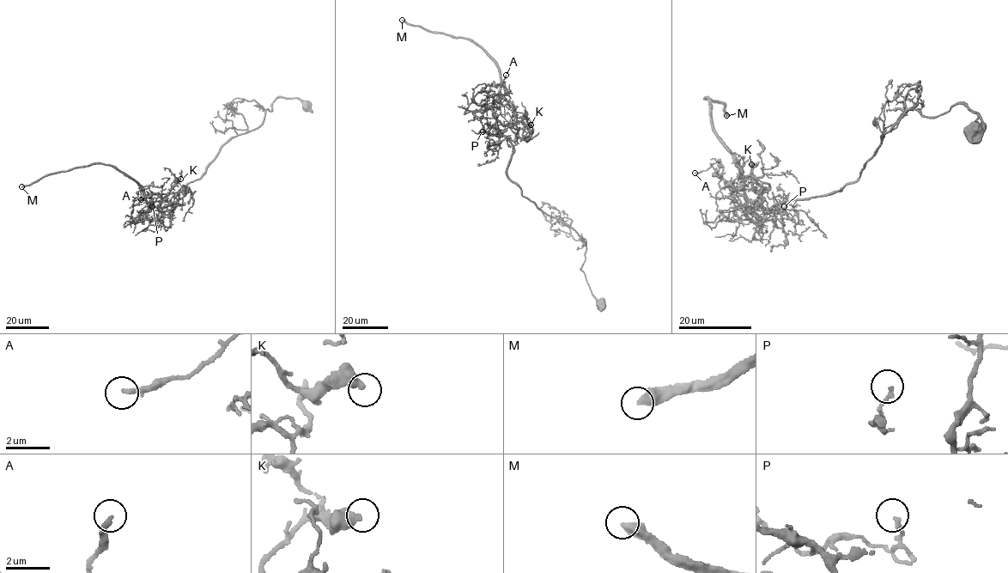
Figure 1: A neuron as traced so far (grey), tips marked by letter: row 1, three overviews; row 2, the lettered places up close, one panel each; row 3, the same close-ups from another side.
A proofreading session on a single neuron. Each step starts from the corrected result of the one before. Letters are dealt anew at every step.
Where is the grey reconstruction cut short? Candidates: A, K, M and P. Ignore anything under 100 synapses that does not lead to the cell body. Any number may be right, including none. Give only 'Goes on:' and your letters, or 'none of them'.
Goes on: M

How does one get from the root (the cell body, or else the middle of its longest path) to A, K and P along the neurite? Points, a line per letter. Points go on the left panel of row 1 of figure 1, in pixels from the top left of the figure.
A: (306, 107), (276, 99), (185, 195), (132, 206), (139, 191), (141, 199)
K: (306, 107), (296, 98), (276, 99), (262, 123), (232, 137), (185, 195), (160, 207), (180, 179)
P: (306, 107), (276, 99), (185, 195), (147, 213), (152, 206)

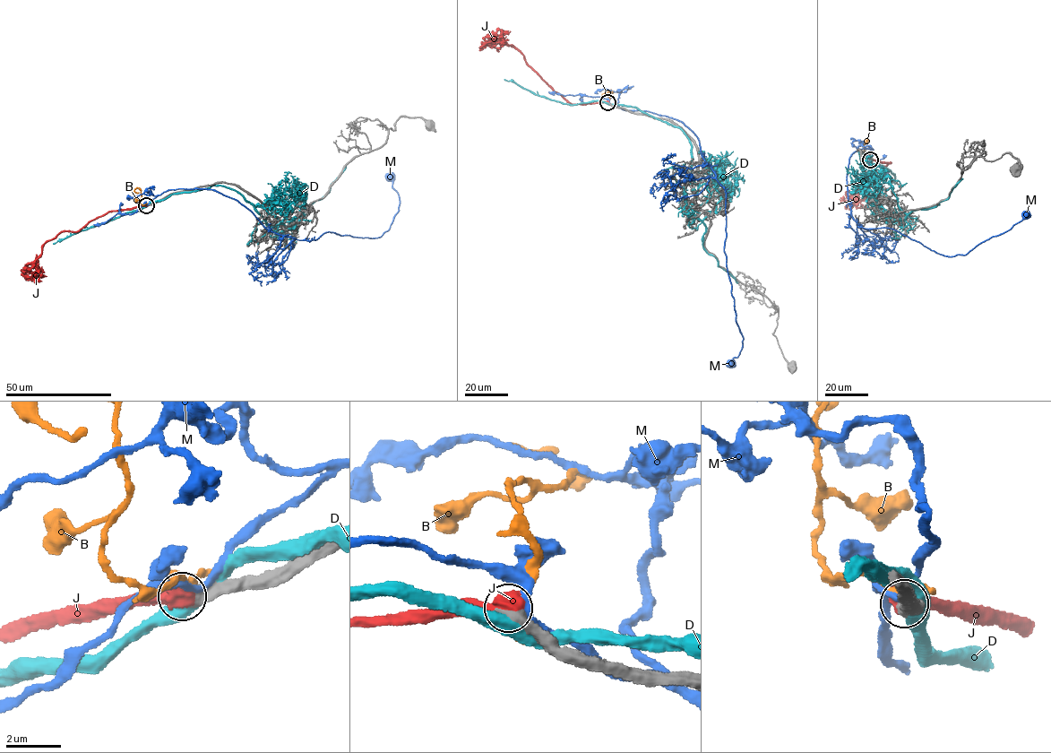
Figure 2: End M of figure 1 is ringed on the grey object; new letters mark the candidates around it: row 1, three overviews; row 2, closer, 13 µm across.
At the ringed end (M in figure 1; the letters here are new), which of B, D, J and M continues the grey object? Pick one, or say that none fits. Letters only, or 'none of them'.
J

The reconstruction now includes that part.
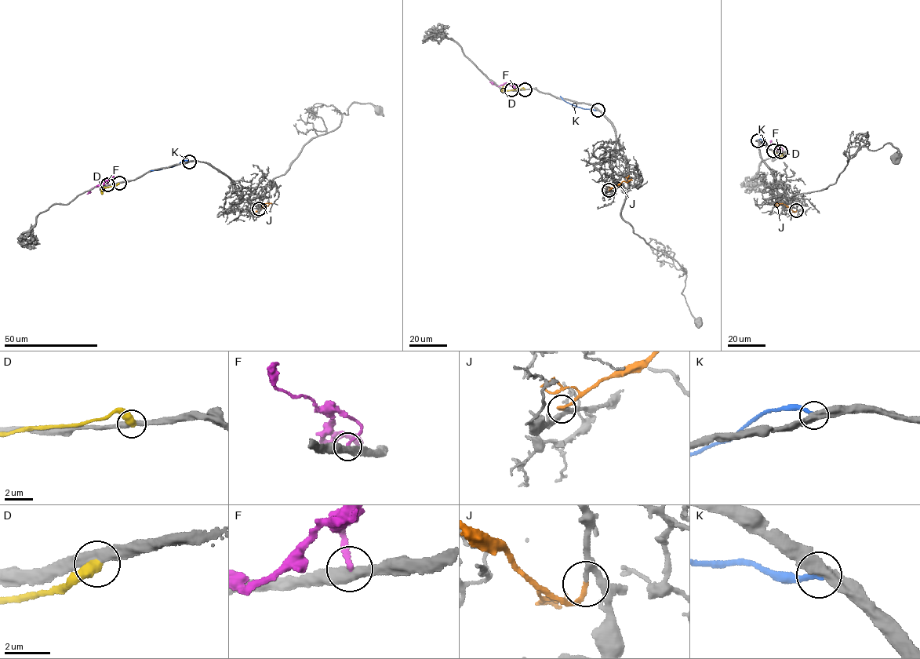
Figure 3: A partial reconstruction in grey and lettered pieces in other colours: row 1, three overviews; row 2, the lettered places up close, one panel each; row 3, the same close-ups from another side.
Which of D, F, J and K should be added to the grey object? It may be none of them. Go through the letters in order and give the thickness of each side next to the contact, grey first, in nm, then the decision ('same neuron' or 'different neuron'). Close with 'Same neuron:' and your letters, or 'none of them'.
D: 400/500 nm | different neuron
F: 400/200 nm | different neuron
J: 180/200 nm | same neuron
K: 480/240 nm | different neuron
Same neuron: J

